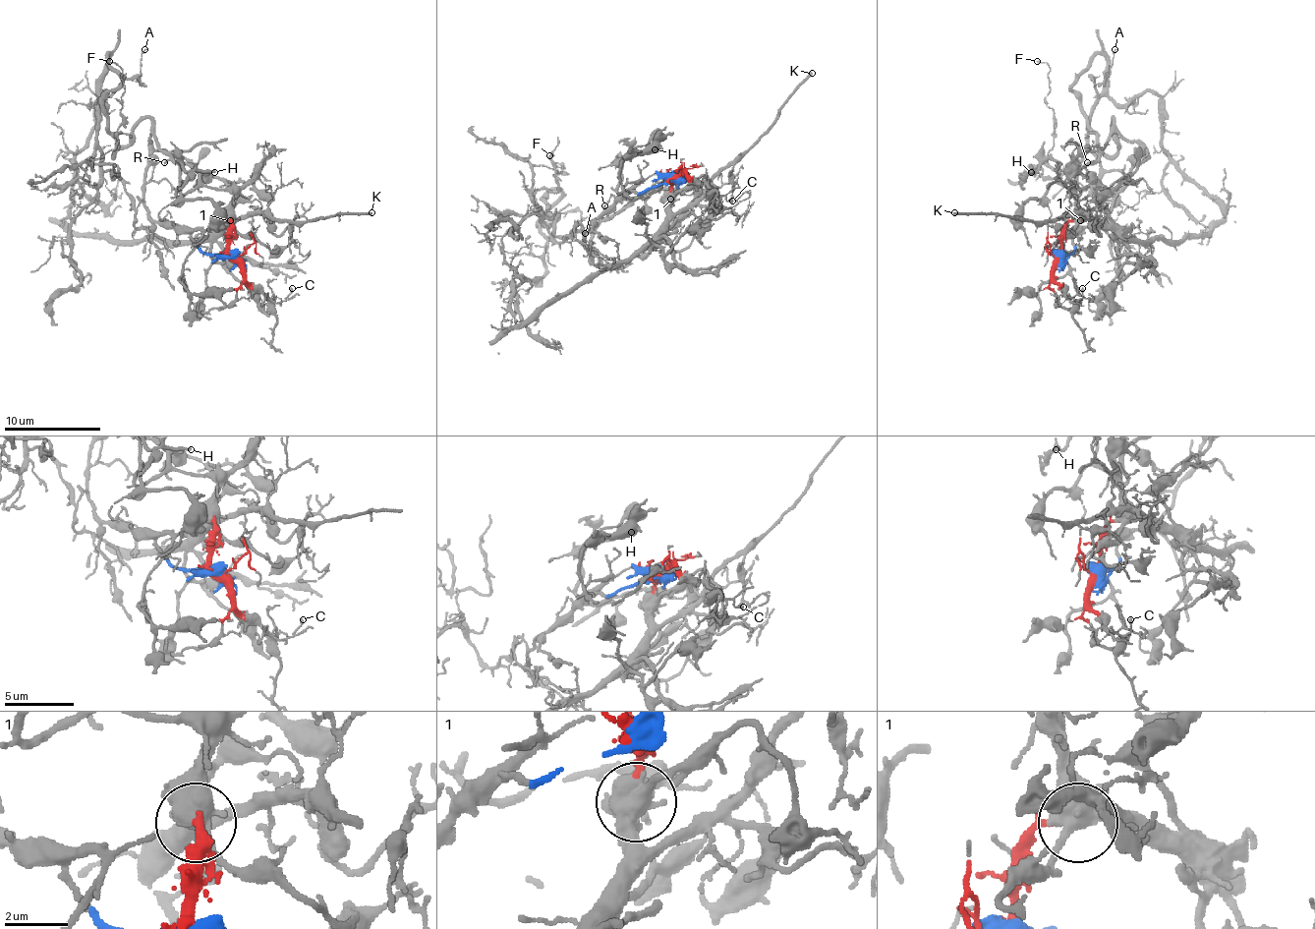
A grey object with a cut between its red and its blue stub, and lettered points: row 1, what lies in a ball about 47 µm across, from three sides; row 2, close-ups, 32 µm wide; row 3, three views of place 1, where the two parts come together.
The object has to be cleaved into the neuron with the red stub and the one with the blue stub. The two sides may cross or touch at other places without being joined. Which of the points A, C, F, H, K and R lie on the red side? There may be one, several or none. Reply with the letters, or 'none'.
C, K

